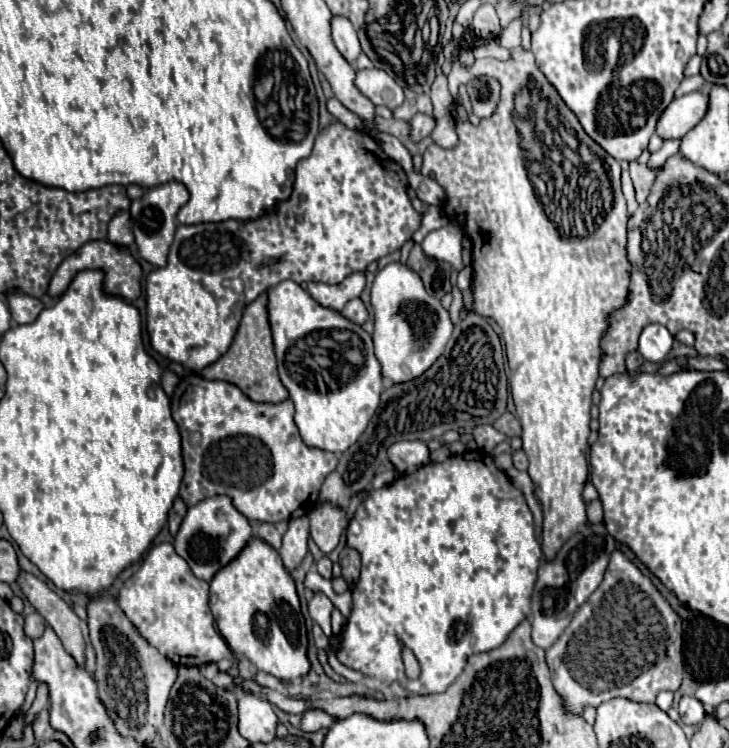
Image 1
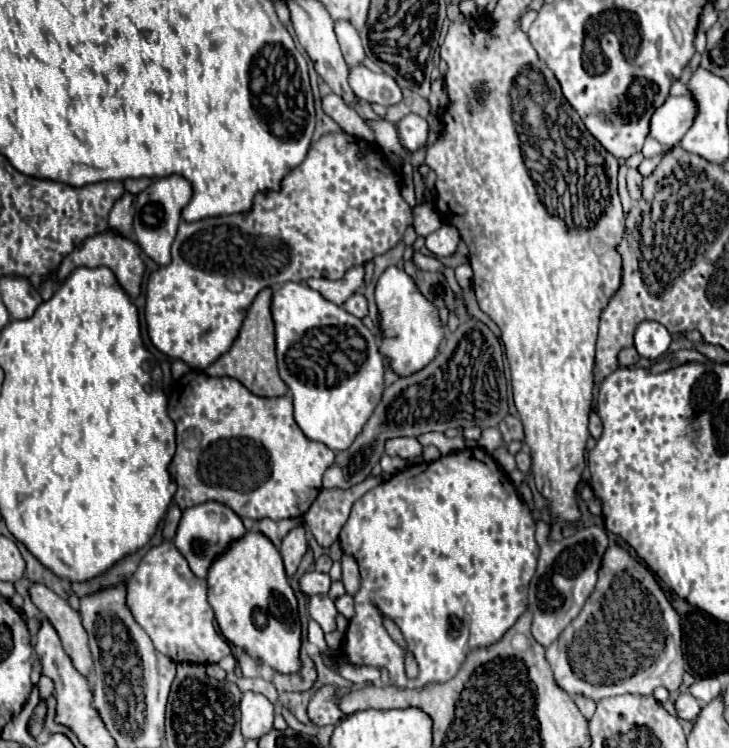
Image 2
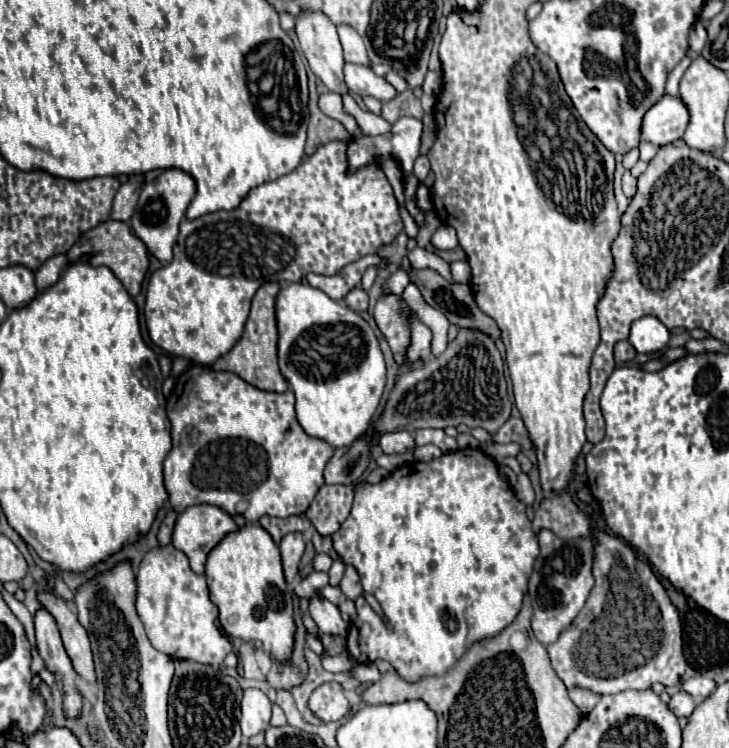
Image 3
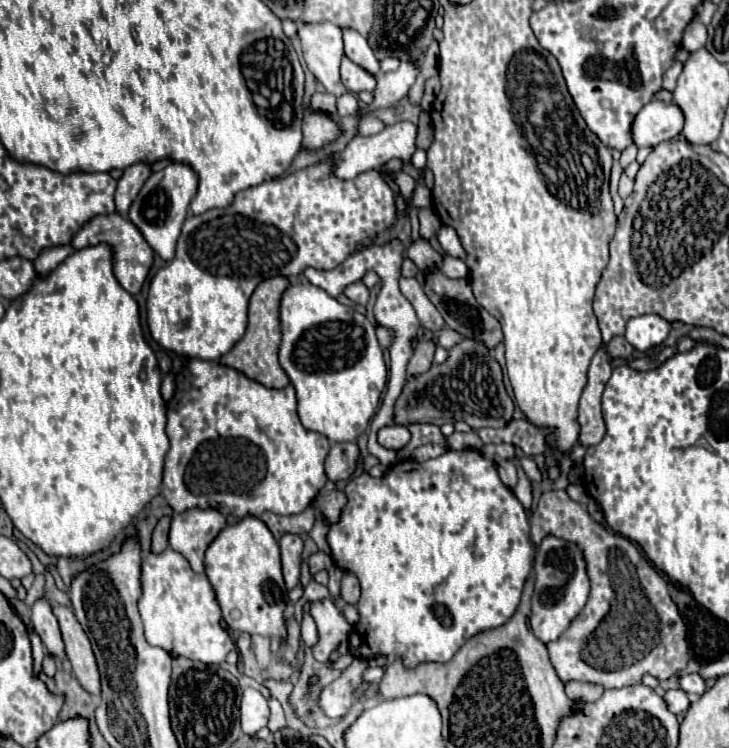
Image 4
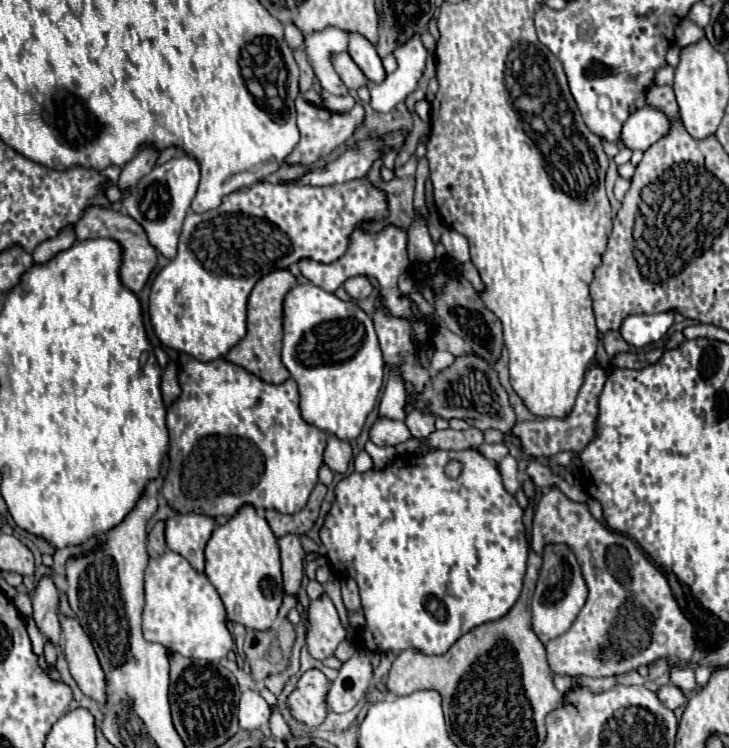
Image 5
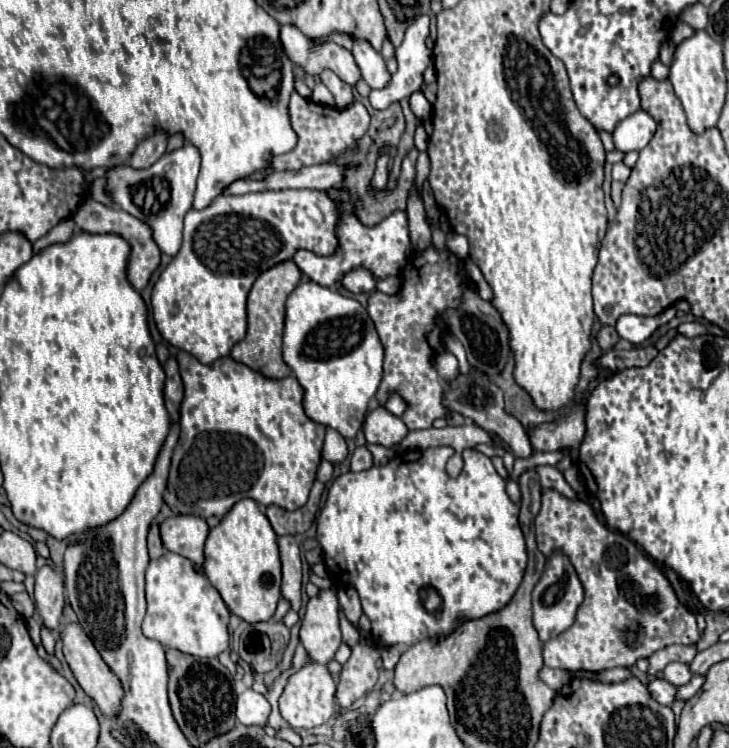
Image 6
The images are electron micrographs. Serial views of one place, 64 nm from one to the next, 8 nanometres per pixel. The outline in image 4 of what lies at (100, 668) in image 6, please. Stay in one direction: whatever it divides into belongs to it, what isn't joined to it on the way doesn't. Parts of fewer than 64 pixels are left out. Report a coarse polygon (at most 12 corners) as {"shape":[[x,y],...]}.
{"shape":[[54,604],[66,656],[82,688],[100,694],[100,674],[72,608]]}

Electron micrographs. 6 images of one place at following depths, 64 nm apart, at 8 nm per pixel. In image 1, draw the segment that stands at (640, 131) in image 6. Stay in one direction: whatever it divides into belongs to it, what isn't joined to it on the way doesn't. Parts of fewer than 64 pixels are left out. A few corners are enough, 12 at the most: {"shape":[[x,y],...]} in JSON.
{"shape":[[704,90],[674,98],[656,132],[682,138],[708,112]]}

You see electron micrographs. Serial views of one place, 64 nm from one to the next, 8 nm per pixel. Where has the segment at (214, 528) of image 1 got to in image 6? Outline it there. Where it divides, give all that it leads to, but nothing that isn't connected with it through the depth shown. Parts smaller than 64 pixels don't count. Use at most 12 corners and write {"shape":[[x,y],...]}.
{"shape":[[198,516],[160,524],[164,548],[204,564],[208,524]]}

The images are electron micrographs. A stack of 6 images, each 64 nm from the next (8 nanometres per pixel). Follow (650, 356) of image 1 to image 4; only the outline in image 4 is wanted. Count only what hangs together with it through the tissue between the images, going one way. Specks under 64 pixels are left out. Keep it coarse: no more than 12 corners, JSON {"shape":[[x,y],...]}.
{"shape":[[646,314],[626,324],[624,338],[640,352],[660,346],[670,324]]}

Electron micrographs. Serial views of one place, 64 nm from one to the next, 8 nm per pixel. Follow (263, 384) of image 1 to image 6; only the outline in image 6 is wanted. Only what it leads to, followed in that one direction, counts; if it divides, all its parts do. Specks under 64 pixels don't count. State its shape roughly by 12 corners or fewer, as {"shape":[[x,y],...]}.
{"shape":[[282,262],[248,294],[248,334],[230,356],[266,378],[282,360],[284,302],[302,272]]}

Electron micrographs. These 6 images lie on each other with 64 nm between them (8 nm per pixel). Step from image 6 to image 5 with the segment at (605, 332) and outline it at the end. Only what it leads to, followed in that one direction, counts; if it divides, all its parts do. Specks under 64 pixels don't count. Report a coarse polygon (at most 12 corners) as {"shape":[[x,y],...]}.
{"shape":[[620,332],[604,334],[602,342],[610,358],[628,352]]}

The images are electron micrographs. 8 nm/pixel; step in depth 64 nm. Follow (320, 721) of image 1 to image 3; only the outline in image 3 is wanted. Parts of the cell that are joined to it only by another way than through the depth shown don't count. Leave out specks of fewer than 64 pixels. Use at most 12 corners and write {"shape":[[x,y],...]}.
{"shape":[[342,686],[316,688],[308,708],[322,722],[338,722],[350,712]]}

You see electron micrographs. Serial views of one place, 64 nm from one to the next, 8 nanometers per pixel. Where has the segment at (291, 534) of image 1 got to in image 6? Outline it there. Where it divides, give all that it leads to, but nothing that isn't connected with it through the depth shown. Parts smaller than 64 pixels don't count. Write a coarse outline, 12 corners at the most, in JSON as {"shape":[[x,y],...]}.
{"shape":[[280,536],[282,596],[300,610],[302,558],[294,536]]}

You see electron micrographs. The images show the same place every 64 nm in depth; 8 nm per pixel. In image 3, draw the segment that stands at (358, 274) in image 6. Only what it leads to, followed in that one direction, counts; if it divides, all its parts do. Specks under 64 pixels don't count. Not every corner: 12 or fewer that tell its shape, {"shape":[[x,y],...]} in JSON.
{"shape":[[362,288],[344,298],[348,308],[362,314],[368,310],[368,296]]}

